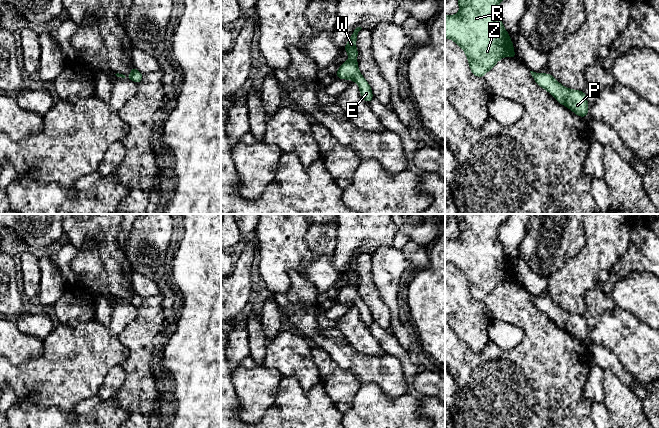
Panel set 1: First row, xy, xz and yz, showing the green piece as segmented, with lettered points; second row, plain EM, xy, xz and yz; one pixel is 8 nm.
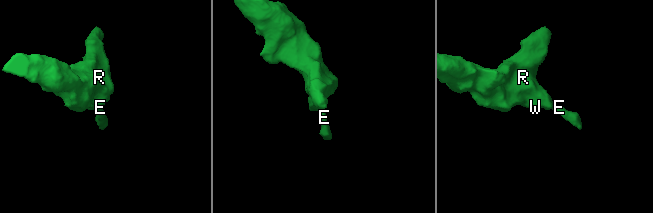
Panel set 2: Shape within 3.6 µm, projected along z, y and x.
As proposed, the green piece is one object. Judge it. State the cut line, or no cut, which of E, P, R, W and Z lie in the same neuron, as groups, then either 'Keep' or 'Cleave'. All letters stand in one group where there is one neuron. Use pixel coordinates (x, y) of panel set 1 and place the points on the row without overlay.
No split. Groups: E P R W Z. Keep

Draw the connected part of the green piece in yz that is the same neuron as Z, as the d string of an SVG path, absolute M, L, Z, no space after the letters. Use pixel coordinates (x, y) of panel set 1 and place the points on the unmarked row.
M458 214L459 237L457 239L445 239L445 262L453 264L464 274L474 300L484 301L505 280L516 282L513 266L510 264L509 257L504 253L498 237L500 226L509 216L510 214Z

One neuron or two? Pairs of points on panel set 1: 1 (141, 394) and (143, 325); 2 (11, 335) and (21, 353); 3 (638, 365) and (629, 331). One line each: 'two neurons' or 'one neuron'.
1: one neuron
2: one neuron
3: one neuron

